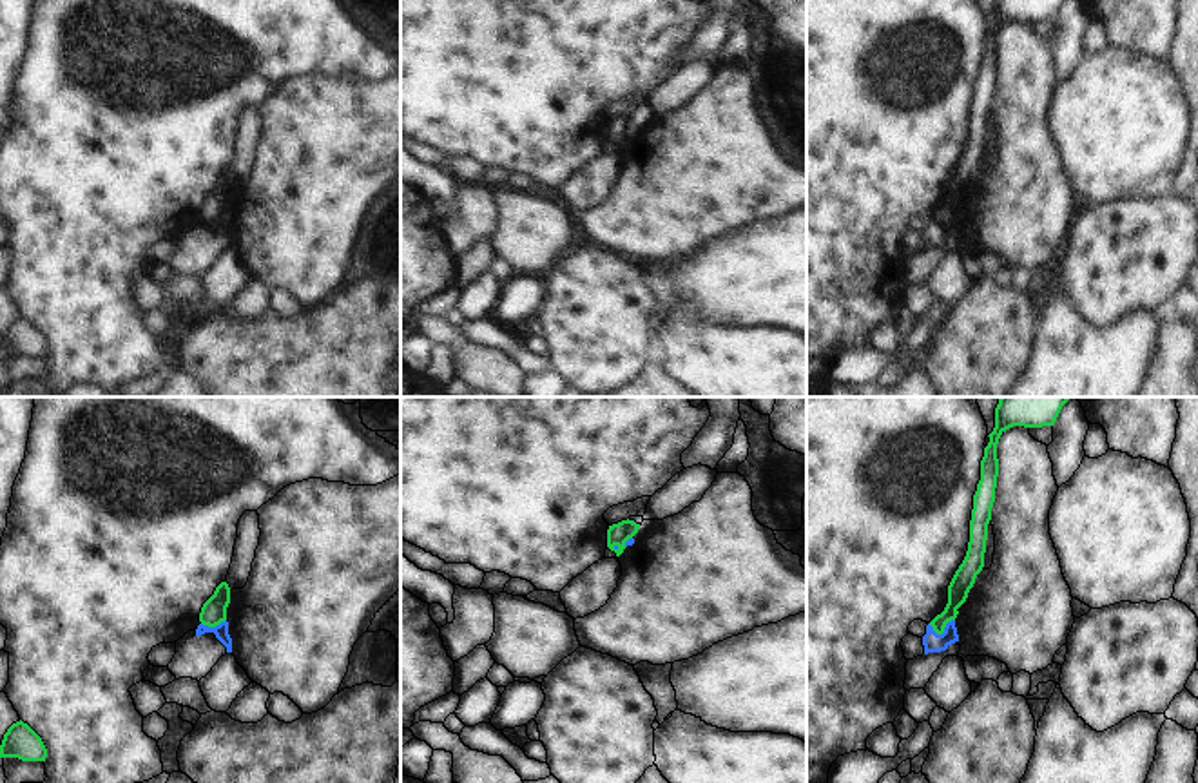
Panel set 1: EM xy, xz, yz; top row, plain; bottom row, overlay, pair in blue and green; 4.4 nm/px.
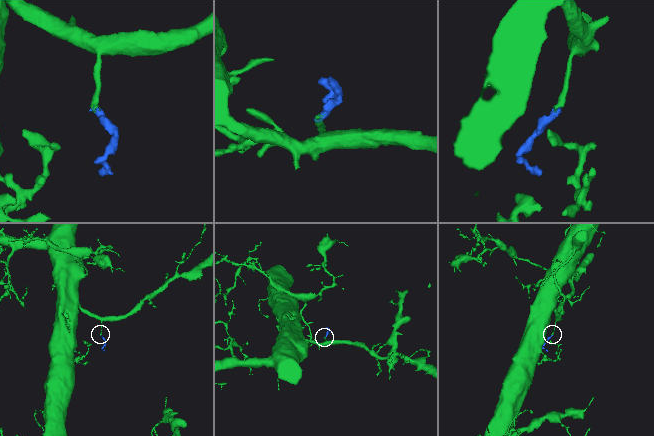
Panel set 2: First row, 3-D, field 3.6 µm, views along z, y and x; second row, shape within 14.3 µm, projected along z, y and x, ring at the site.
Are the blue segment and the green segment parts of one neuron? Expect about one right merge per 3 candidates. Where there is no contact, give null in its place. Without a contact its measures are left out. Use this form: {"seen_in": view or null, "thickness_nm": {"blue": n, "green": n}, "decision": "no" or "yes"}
{"seen_in": "yz", "thickness_nm": {"blue": 90, "green": 100}, "decision": "yes"}

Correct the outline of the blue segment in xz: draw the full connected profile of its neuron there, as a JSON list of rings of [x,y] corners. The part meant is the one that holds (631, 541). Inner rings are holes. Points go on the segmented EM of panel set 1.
[[[622,520],[618,524],[609,526],[607,529],[607,547],[620,556],[627,546],[634,544],[634,535],[638,533],[640,524],[634,520]]]

